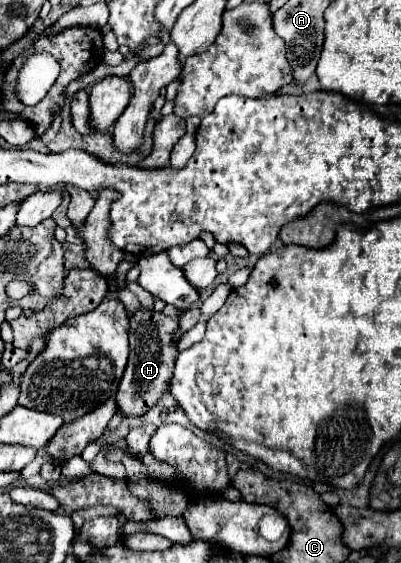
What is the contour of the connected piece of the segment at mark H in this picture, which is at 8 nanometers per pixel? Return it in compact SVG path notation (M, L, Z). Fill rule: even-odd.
M140 307L136 313L130 313L128 317L132 319L130 357L116 393L116 409L118 413L122 413L122 417L142 417L168 391L174 373L174 363L178 357L178 341L174 341L174 331L178 329L178 317L174 319L146 307Z

